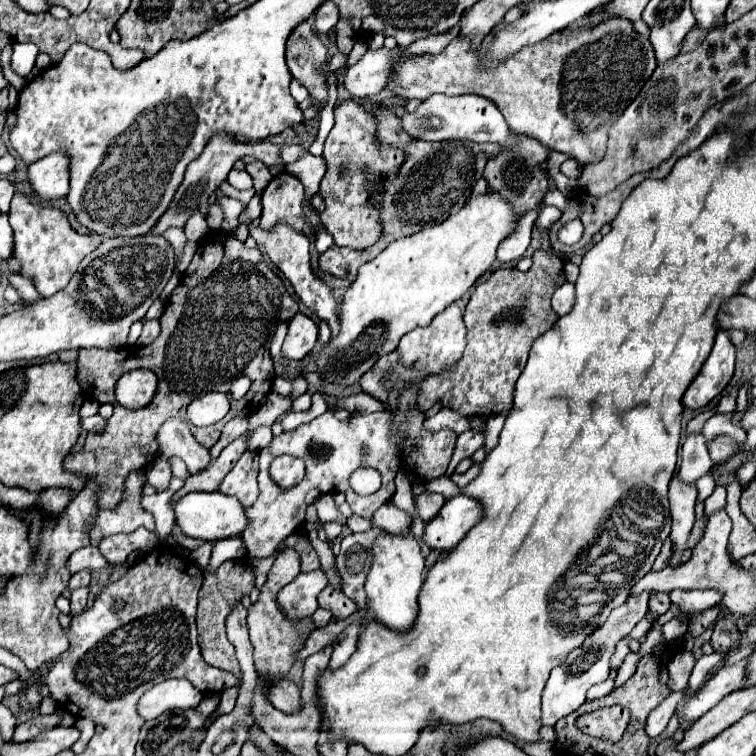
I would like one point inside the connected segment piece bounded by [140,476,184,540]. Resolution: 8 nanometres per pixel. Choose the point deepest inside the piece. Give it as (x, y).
(158, 505)

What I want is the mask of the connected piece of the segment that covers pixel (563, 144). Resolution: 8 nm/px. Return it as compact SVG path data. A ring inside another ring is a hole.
M610 18L598 24L596 28L580 28L574 32L558 32L552 34L548 40L534 44L530 48L522 48L516 56L508 58L494 70L480 68L480 54L488 48L488 38L472 50L468 38L454 38L444 52L436 56L408 56L396 72L392 72L392 80L388 80L388 90L402 96L402 98L418 98L426 100L428 96L442 92L446 96L456 94L478 94L496 104L496 108L506 118L508 126L516 134L526 134L536 140L540 140L544 146L572 154L582 166L590 162L598 162L606 152L608 142L608 128L612 122L618 120L618 116L624 112L624 108L640 94L646 80L656 70L656 58L654 48L648 42L648 38L642 38L638 32L634 32L632 22Z

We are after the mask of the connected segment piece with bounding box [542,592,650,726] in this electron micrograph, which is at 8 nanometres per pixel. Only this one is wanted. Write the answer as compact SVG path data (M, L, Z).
M650 592L630 596L620 608L612 610L610 618L596 632L592 632L592 636L586 638L586 642L580 648L576 648L562 666L552 670L552 674L546 682L546 688L542 692L542 724L554 726L560 718L572 714L576 708L580 708L586 702L588 688L598 682L604 682L608 678L610 656L614 654L614 646L618 640L628 636L632 632L632 628L644 618L644 614L648 610L648 598L650 598Z

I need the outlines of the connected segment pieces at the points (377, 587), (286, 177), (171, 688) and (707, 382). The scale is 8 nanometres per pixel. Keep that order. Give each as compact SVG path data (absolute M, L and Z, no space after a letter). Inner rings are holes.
M412 522L408 526L408 534L388 534L382 532L374 540L374 560L366 578L366 594L368 594L368 618L378 618L394 632L406 632L412 628L418 614L418 592L424 582L424 556L420 552L420 544L412 534Z
M288 172L274 176L262 194L260 226L270 230L272 226L278 224L278 220L286 220L298 232L308 236L310 232L314 232L314 228L304 218L302 200L304 200L304 186L296 176Z
M170 678L156 684L138 700L138 714L144 720L152 720L154 716L160 716L164 710L196 708L200 700L202 694L186 678Z
M718 330L714 348L700 368L698 376L690 382L690 388L686 388L682 396L682 404L692 410L702 410L712 402L714 396L718 396L726 384L730 382L734 374L734 344L728 338L728 332Z

